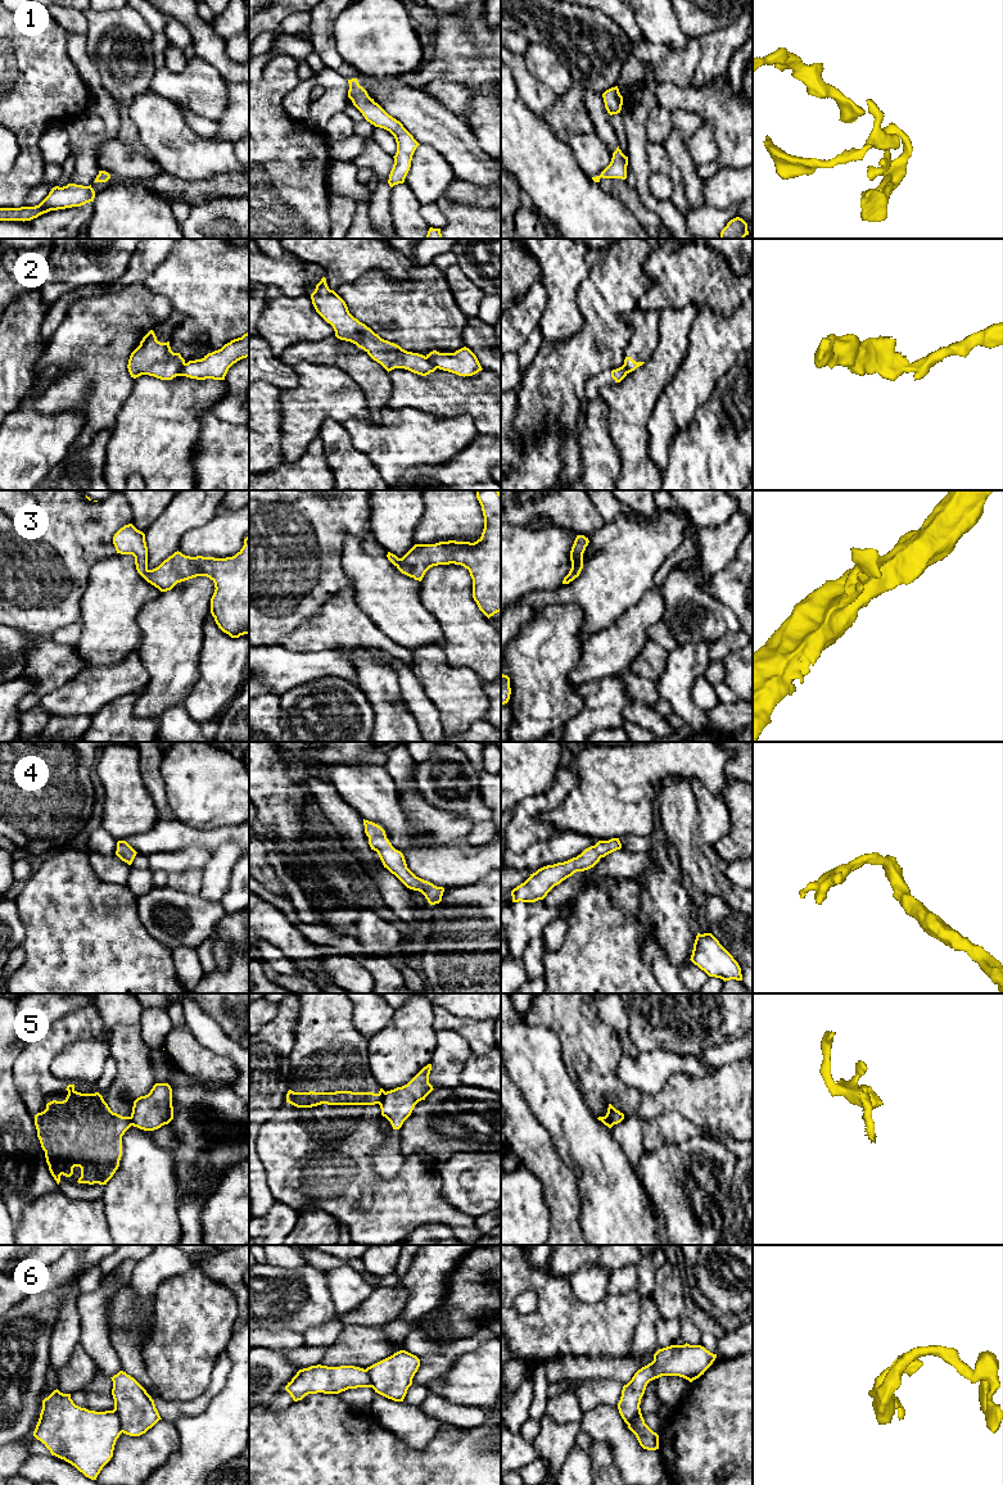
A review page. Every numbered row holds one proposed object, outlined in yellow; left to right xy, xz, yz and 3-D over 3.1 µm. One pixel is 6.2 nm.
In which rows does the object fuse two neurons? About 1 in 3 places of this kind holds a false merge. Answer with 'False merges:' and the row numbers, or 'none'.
False merges: 2, 5, 6

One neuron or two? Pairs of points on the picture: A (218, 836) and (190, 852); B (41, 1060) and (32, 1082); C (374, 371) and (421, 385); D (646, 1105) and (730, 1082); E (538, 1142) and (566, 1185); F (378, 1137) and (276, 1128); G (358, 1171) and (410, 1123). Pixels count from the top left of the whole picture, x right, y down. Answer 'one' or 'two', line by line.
A: two
B: one
C: two
D: one
E: one
F: one
G: two

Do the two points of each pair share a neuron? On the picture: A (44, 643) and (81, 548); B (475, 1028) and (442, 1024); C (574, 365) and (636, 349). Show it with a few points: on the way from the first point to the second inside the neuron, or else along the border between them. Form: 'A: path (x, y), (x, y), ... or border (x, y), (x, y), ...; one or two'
A: border (35, 634), (49, 635); two
B: path (468, 1028), (450, 1024); one
C: border (627, 345), (624, 356); two

